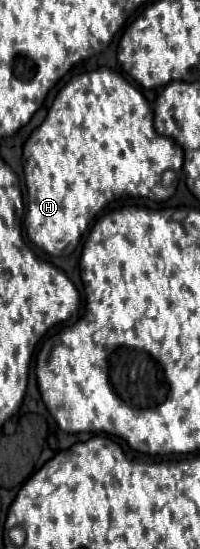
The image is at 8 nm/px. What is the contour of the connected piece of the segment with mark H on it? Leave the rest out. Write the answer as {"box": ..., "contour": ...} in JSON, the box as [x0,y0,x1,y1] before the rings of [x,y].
{"box":[23,68,183,256],"contour":[[[99,68],[99,70],[93,70],[93,72],[85,72],[85,74],[77,74],[73,76],[55,96],[43,124],[39,128],[35,128],[31,132],[31,136],[27,138],[25,146],[23,146],[23,158],[25,158],[25,166],[23,166],[23,172],[25,172],[25,184],[27,184],[27,216],[25,216],[25,230],[27,230],[27,236],[29,240],[39,246],[41,250],[45,250],[47,254],[53,254],[53,256],[67,256],[71,254],[77,244],[81,242],[83,234],[87,232],[89,224],[93,222],[93,218],[97,216],[97,212],[101,212],[109,202],[113,200],[121,200],[121,198],[151,198],[155,202],[161,202],[165,198],[169,198],[173,192],[175,192],[175,186],[169,186],[165,188],[161,184],[161,176],[165,170],[173,170],[173,172],[179,172],[181,166],[183,166],[183,150],[179,148],[179,144],[175,144],[175,140],[171,138],[165,138],[165,136],[159,136],[155,132],[155,126],[153,126],[153,112],[145,100],[145,96],[133,86],[129,84],[121,74],[109,70],[109,68]]]}

